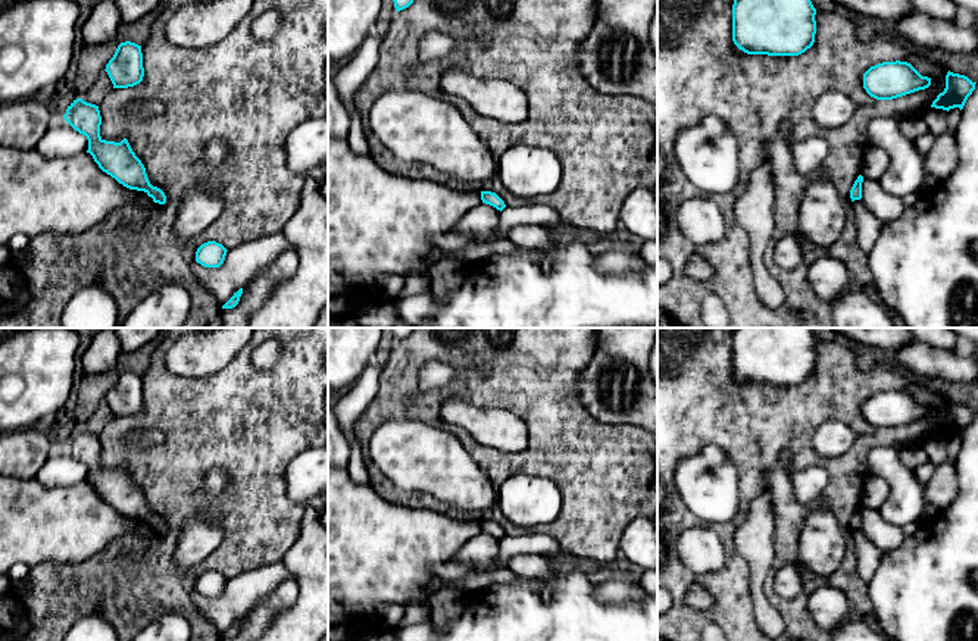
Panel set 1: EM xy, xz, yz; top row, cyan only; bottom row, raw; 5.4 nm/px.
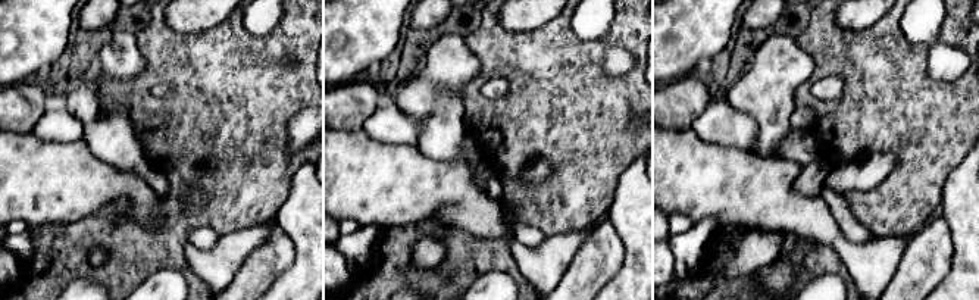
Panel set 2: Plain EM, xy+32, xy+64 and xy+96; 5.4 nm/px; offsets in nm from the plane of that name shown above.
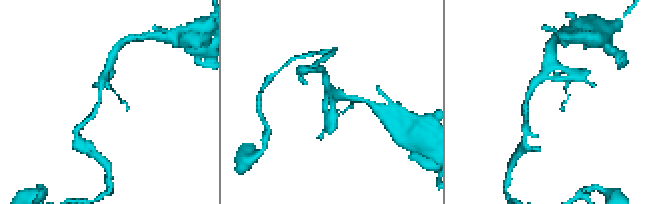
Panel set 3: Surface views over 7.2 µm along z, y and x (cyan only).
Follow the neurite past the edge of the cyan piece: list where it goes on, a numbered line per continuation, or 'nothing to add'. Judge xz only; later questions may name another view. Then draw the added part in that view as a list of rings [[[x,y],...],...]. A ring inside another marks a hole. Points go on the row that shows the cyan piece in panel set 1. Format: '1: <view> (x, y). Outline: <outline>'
nothing to add

